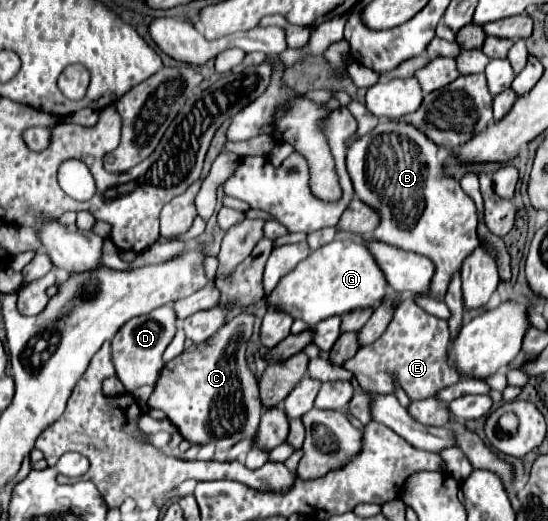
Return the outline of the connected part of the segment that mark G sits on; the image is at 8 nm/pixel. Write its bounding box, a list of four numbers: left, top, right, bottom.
[267,239,387,325]

